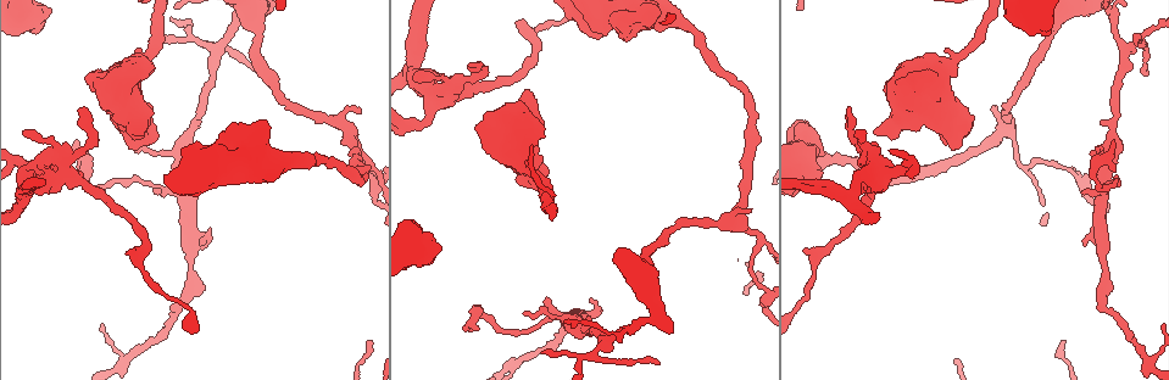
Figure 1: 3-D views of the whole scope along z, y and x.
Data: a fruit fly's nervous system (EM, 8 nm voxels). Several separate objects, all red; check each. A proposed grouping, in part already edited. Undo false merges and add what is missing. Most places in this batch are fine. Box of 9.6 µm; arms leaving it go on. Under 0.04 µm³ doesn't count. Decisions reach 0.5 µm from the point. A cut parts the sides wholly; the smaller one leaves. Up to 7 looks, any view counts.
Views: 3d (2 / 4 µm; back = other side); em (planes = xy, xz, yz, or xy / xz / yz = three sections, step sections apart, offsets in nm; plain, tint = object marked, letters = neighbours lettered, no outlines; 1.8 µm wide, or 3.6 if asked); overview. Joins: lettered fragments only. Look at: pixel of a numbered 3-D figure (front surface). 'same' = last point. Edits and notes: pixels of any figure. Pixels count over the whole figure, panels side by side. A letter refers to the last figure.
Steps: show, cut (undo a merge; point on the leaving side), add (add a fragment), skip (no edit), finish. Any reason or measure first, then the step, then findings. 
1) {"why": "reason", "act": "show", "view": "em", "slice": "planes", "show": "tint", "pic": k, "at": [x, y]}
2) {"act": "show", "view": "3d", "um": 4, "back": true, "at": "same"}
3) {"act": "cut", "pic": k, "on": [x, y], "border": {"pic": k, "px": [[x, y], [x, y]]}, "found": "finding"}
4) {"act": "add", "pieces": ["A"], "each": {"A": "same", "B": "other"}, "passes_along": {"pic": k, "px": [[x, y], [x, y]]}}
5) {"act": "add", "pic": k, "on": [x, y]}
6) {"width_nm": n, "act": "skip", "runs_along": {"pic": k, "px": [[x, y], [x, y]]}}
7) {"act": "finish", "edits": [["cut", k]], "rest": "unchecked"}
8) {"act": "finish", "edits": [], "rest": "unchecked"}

{"why": "closes a loop", "act": "show", "view": "3d", "um": 2, "pic": 1, "at": [849, 191]}

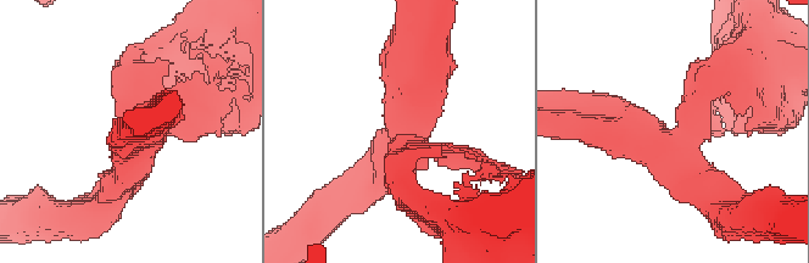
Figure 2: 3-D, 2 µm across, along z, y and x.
{"arms": 3, "act": "show", "view": "em", "slice": "planes", "show": "tint", "pic": 2, "at": [678, 124]}

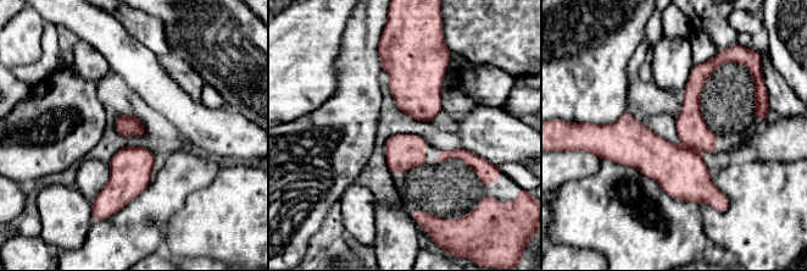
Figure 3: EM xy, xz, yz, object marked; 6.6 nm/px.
{"why": "what lies round it", "act": "show", "view": "em", "slice": "planes", "show": "letters", "at": "same"}

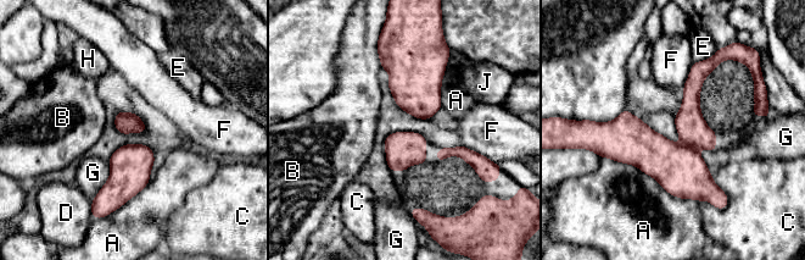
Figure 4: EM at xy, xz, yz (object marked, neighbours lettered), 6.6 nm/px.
{"width_nm": 170, "act": "cut", "pic": 4, "on": [678, 169], "each": {"A": "other", "B": "other", "C": "other", "D": "other", "E": "other", "F": "other", "G": "other", "H": "other", "J": "other"}, "border": {"pic": 4, "px": [[681, 142], [697, 150]]}, "found": "a second neuron is stuck on"}

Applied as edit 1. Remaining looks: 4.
{"act": "show", "view": "overview"}

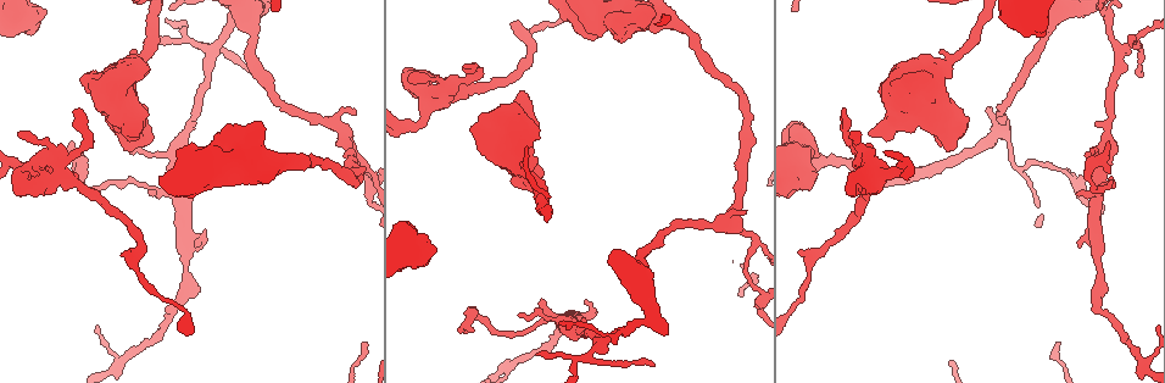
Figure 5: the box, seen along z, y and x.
{"why": "an open end", "act": "show", "view": "3d", "um": 2, "pic": 5, "at": [154, 137]}

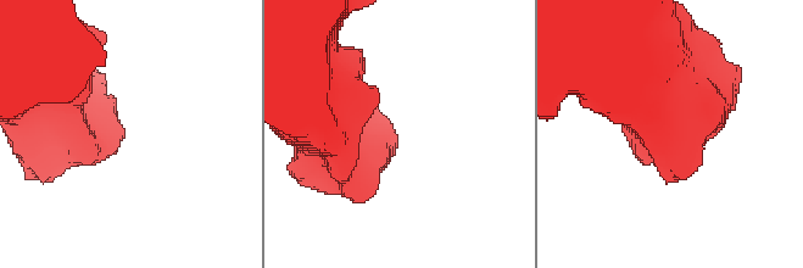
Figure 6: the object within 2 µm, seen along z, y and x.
{"act": "show", "view": "em", "um": 3.6, "slice": "planes", "show": "letters", "pic": 6, "at": [394, 138]}

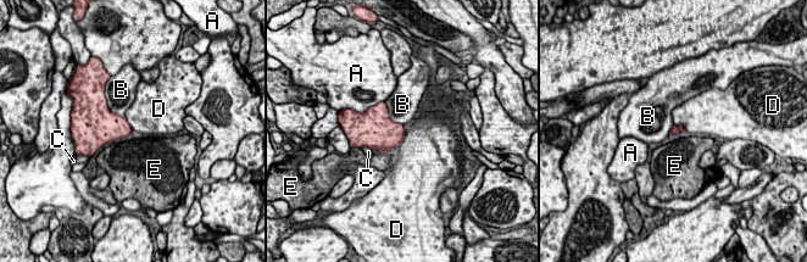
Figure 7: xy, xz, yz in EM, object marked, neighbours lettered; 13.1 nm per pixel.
{"act": "skip", "each": {"A": "other", "B": "other", "C": "other", "D": "other", "E": "other"}, "border": {"pic": 7, "px": [[673, 123], [679, 126], [685, 133]]}, "found": "no lettered fragment goes on from it"}

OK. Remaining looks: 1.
{"why": "branch stops here", "act": "show", "view": "em", "slice": "planes", "show": "letters", "pic": 5, "at": [844, 112]}

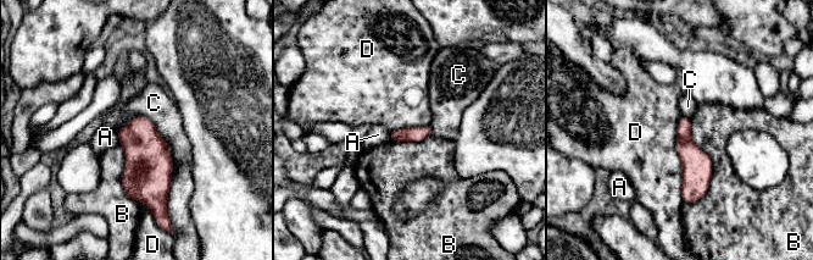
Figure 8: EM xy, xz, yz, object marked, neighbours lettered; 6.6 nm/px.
{"act": "skip", "each": {"A": "other", "B": "other", "C": "other", "D": "other"}, "runs_along": {"pic": 8, "px": [[683, 120], [691, 199]]}, "found": "none of them fits"}

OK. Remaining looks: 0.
{"act": "finish", "edits": [["cut", 4]], "rest": "unchecked"}

